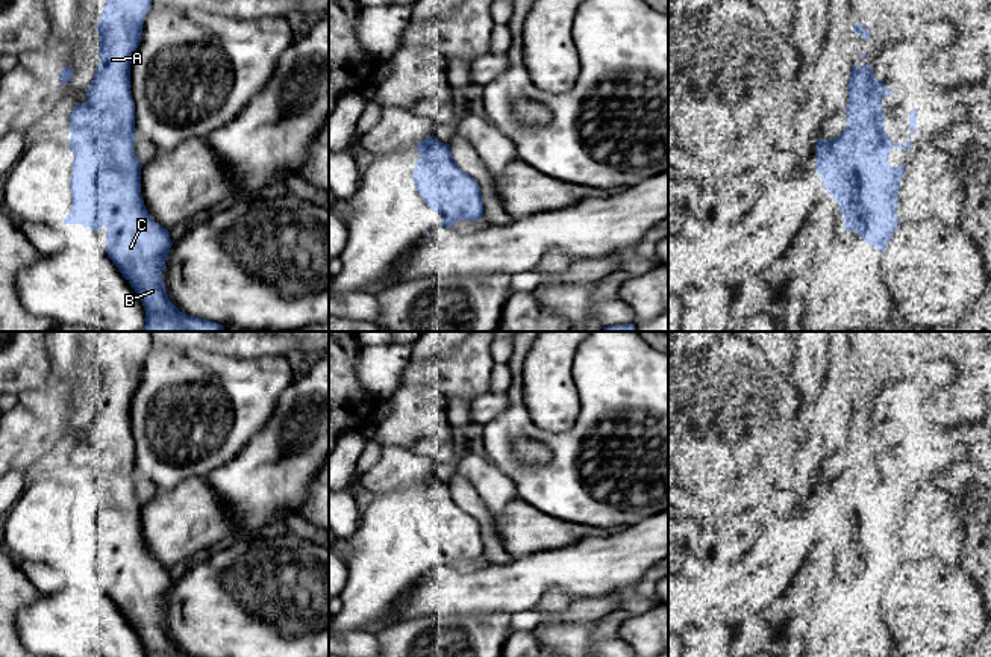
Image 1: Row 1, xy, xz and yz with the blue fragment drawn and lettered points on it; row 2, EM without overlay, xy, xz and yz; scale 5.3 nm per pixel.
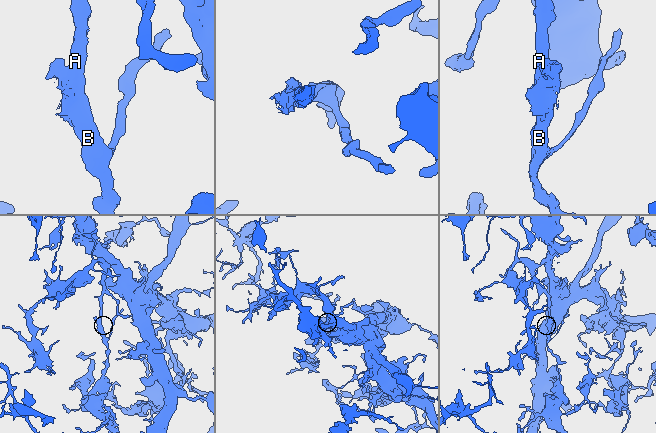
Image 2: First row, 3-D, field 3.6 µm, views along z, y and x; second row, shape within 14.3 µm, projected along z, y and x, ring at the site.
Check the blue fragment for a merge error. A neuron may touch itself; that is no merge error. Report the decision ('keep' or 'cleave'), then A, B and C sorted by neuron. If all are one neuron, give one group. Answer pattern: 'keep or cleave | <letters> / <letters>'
keep | A B C

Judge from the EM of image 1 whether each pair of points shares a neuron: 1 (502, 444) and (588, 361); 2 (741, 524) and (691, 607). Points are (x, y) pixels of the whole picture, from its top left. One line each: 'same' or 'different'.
1: same
2: different

